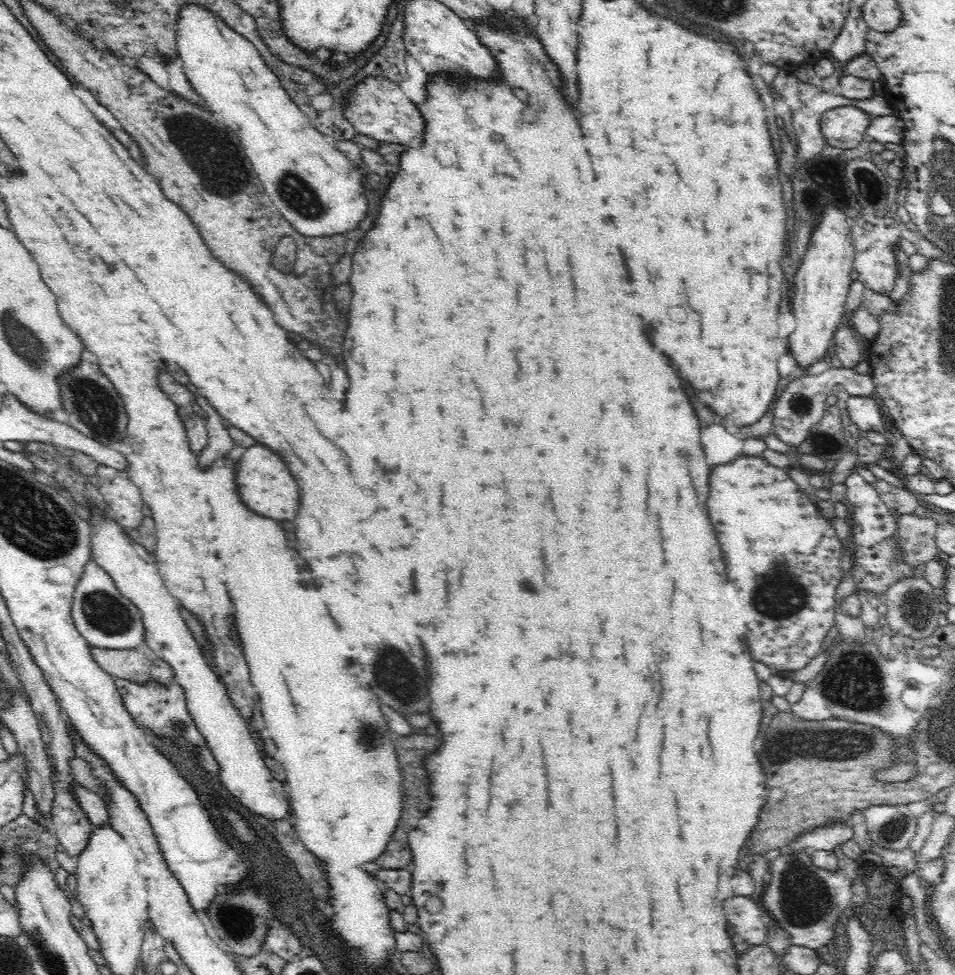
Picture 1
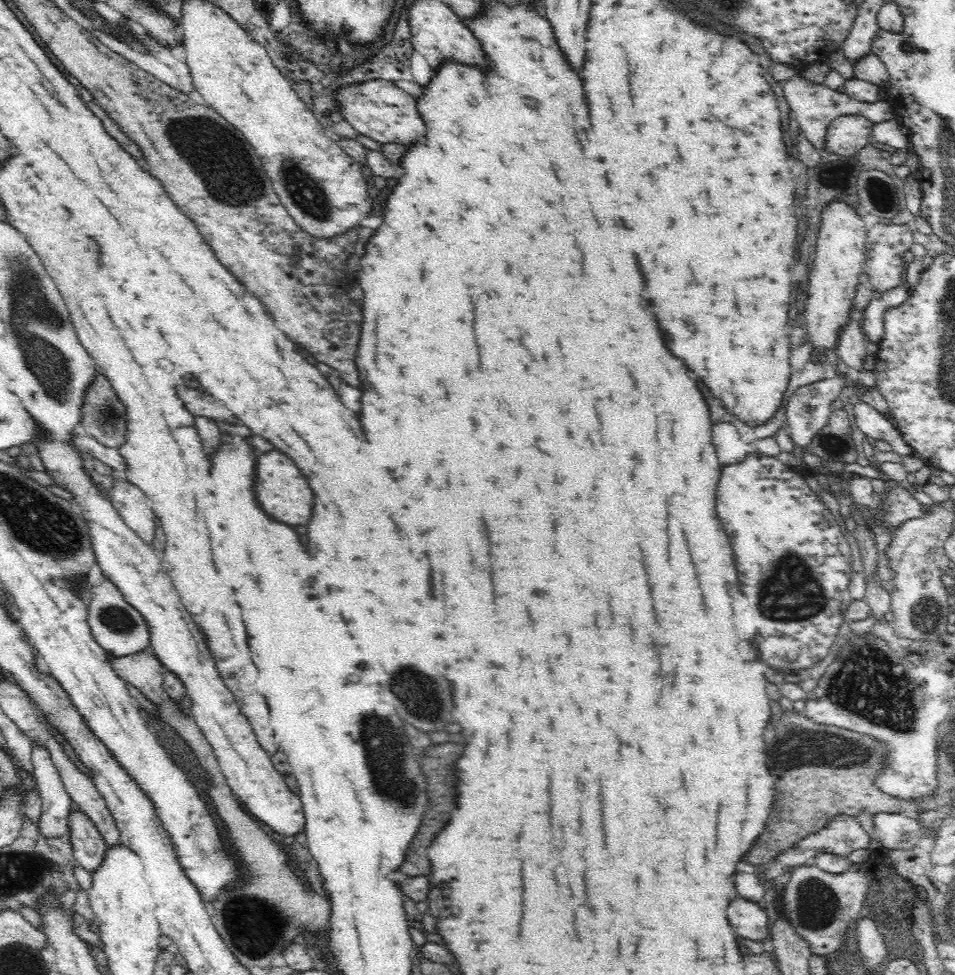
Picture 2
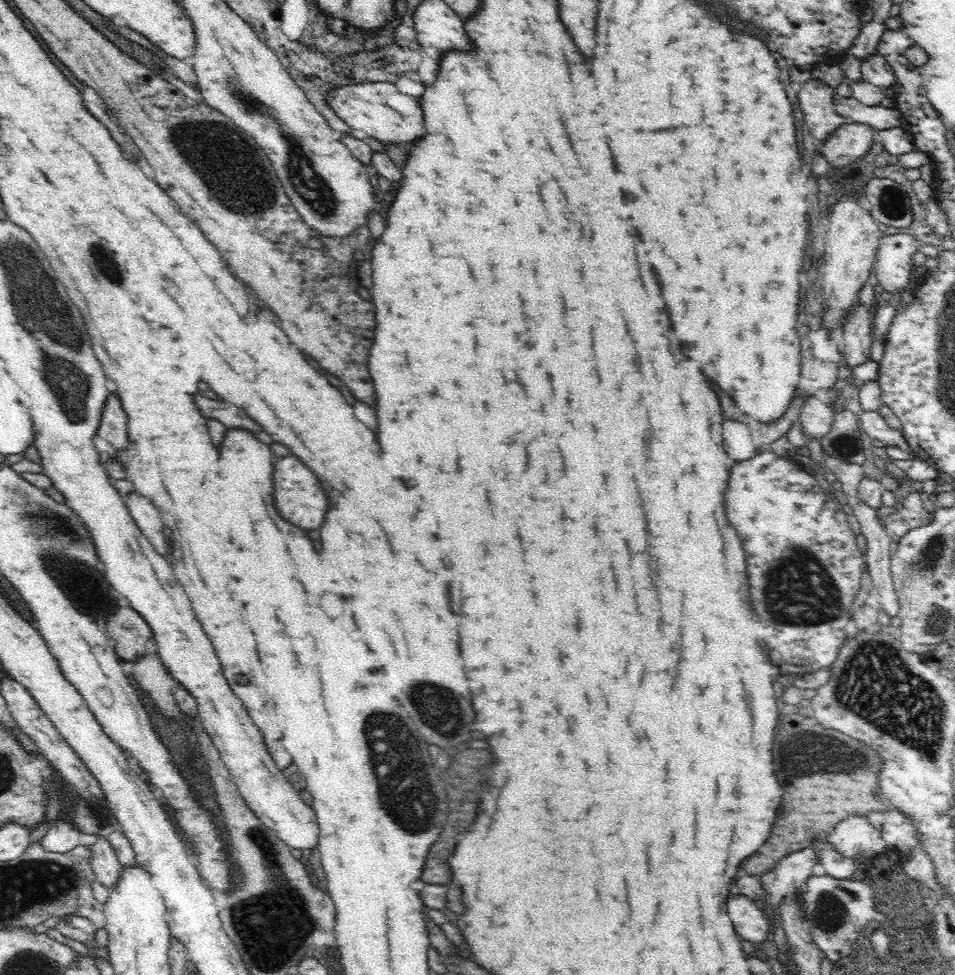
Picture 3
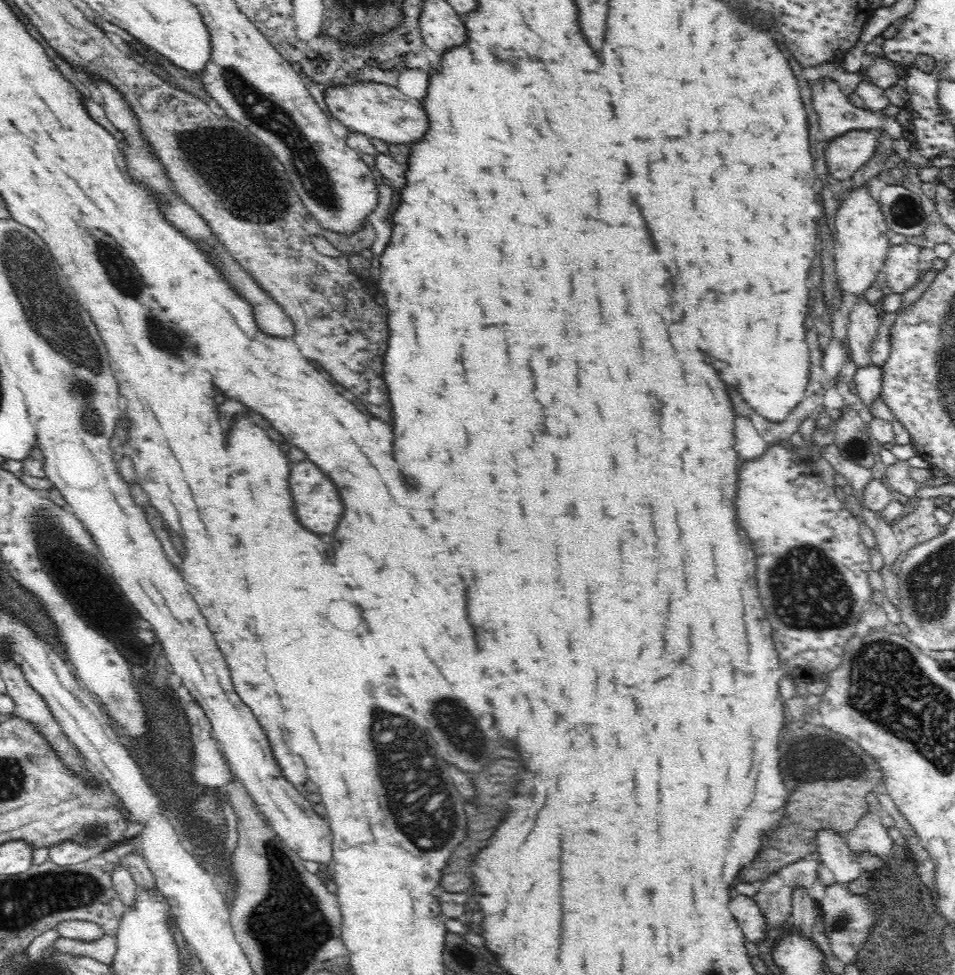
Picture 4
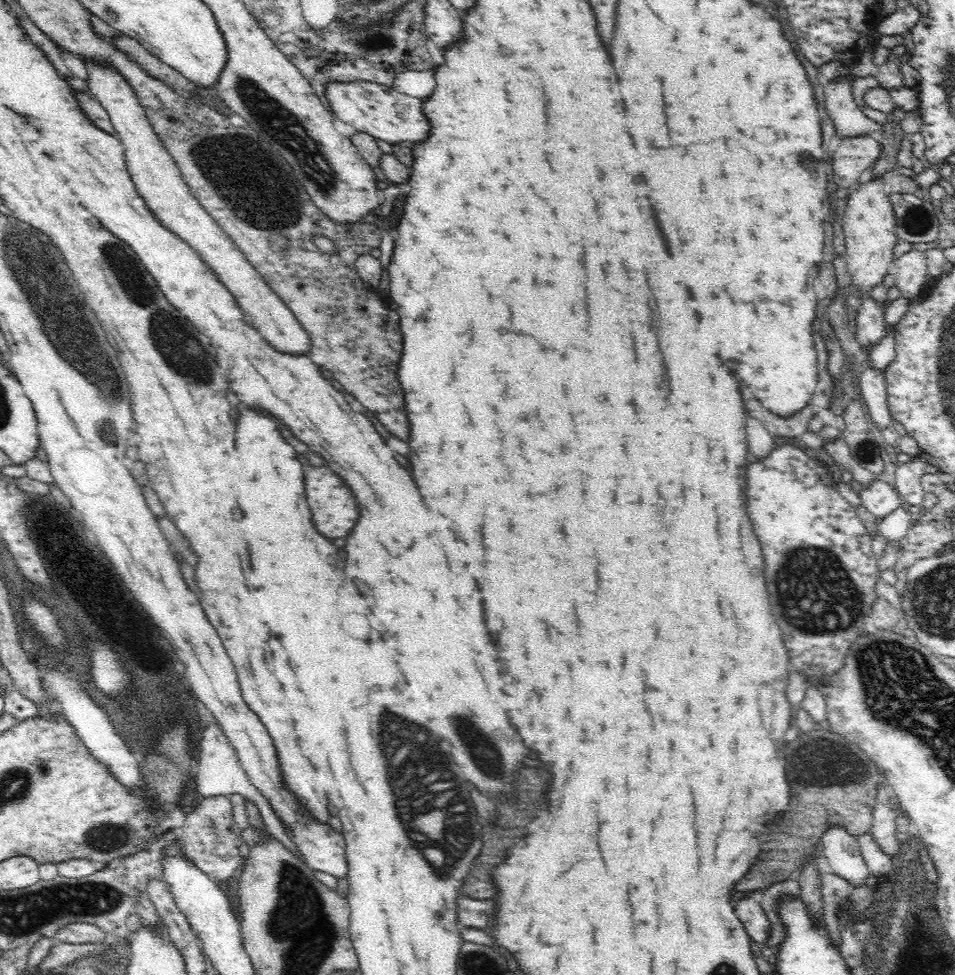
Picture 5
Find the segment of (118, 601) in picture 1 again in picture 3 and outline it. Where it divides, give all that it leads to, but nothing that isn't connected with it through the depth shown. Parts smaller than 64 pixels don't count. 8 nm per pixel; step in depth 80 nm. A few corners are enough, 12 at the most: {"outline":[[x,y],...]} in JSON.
{"outline":[[116,606],[102,628],[122,659],[152,646],[153,632],[140,613]]}

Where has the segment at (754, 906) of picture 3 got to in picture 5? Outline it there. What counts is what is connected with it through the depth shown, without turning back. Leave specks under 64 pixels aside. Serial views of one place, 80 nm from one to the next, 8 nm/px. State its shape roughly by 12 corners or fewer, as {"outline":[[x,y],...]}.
{"outline":[[752,898],[735,913],[754,942],[762,945],[771,929],[765,910]]}

